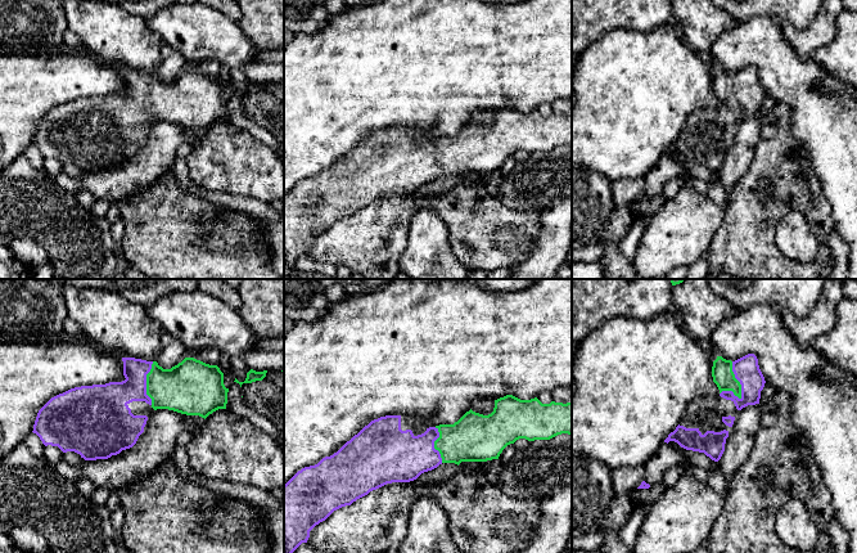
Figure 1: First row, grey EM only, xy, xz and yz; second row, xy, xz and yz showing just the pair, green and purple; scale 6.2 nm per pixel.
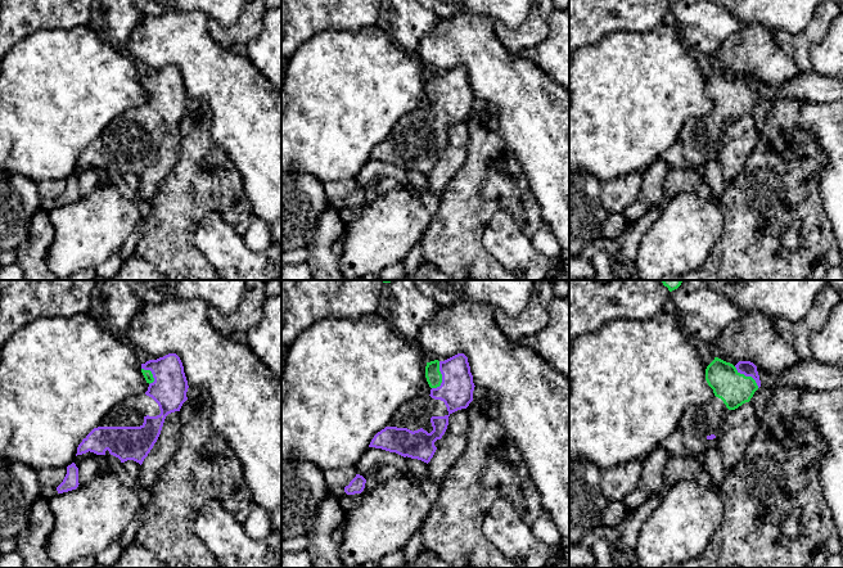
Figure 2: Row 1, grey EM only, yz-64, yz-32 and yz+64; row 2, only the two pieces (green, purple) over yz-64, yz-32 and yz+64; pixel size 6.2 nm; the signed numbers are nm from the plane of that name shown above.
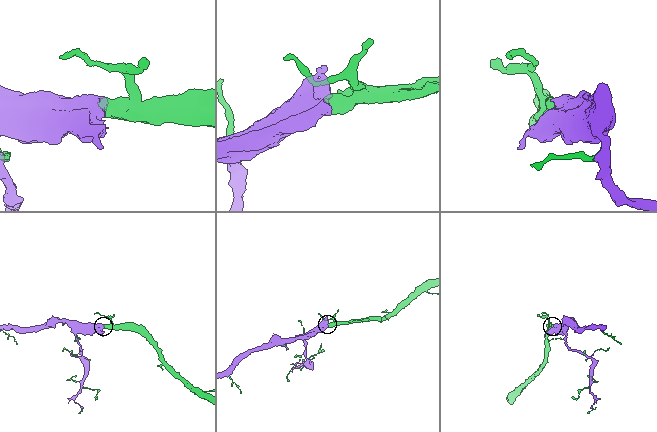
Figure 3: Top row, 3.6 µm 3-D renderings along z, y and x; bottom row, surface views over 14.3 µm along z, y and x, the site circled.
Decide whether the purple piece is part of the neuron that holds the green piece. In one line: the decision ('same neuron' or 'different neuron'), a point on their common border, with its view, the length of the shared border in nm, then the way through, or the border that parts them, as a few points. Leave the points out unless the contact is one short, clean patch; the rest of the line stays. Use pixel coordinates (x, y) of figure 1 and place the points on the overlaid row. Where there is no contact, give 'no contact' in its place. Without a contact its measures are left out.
same neuron; contact yz (738, 381); length 240 nm

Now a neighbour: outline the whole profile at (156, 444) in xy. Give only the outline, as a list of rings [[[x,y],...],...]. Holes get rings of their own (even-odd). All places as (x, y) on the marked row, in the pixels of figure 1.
[[[157,409],[148,418],[144,432],[132,448],[108,459],[85,460],[81,467],[71,466],[63,459],[54,467],[67,480],[86,477],[96,487],[116,491],[170,459],[181,432],[190,432],[194,436],[199,428],[200,424],[189,423],[181,413]]]

